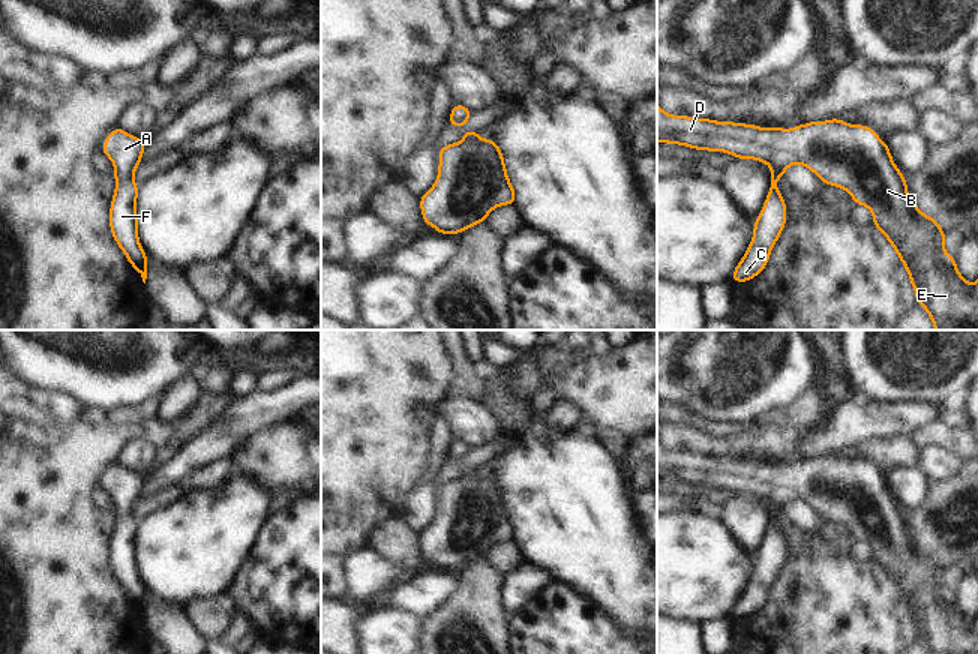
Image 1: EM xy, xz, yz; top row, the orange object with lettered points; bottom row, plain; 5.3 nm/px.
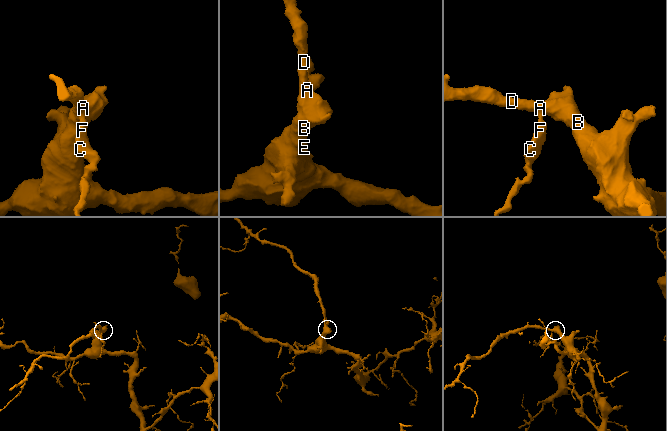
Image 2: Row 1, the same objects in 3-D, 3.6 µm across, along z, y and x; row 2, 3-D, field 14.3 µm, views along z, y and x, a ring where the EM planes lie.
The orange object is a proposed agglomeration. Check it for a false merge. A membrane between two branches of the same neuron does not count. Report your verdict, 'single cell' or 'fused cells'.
single cell

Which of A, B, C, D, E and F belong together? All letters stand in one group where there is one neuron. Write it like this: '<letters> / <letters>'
A B C D E F

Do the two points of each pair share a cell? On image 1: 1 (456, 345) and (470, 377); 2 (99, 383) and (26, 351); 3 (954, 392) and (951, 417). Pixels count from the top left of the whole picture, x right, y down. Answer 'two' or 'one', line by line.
1: one
2: one
3: two

